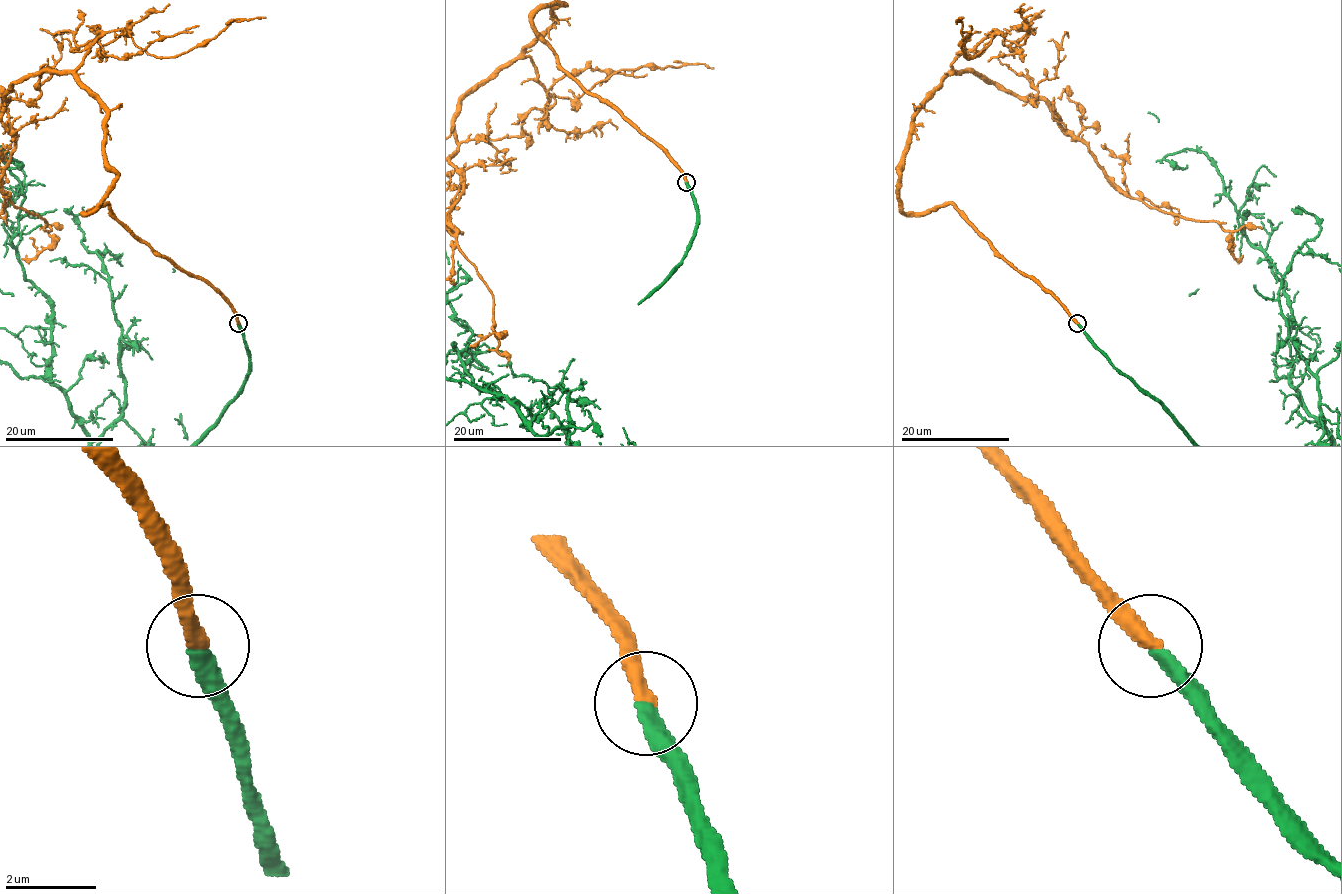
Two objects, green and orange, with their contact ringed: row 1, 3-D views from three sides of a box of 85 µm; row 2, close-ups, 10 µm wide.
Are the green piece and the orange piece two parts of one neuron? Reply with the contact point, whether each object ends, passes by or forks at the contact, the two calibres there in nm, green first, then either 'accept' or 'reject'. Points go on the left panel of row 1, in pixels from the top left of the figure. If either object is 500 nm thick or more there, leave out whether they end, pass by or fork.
place (238, 323); green ends; orange ends; calibres 360 and 360 nm; accept

